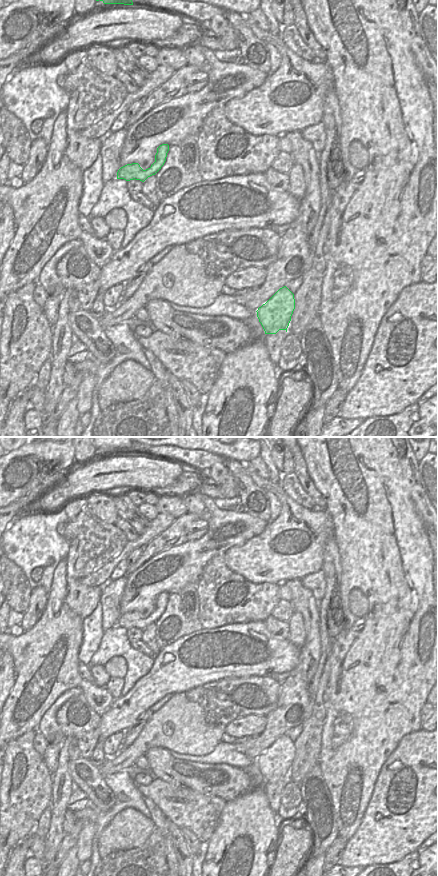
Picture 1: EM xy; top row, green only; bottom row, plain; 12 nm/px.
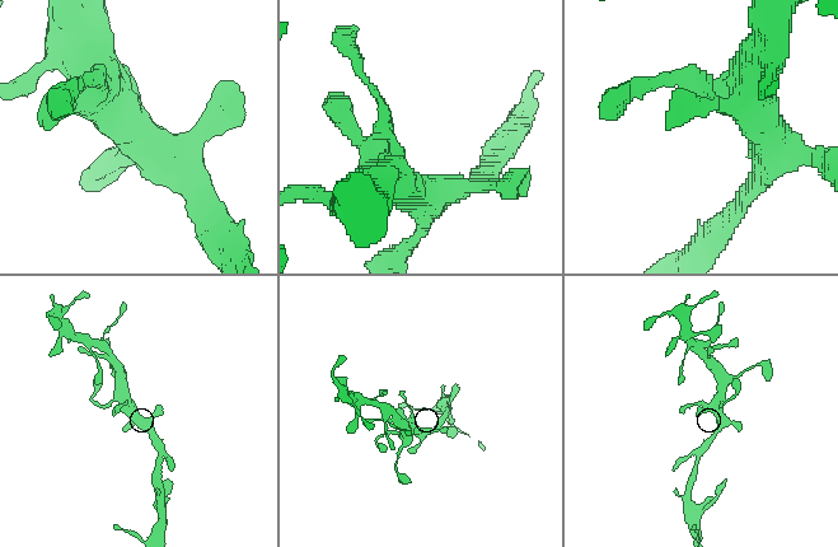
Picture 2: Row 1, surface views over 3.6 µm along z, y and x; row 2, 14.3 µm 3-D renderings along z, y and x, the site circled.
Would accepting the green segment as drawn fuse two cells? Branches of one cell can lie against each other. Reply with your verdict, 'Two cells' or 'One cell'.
One cell.

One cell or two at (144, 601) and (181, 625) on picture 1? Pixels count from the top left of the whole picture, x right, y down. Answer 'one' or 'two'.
two

